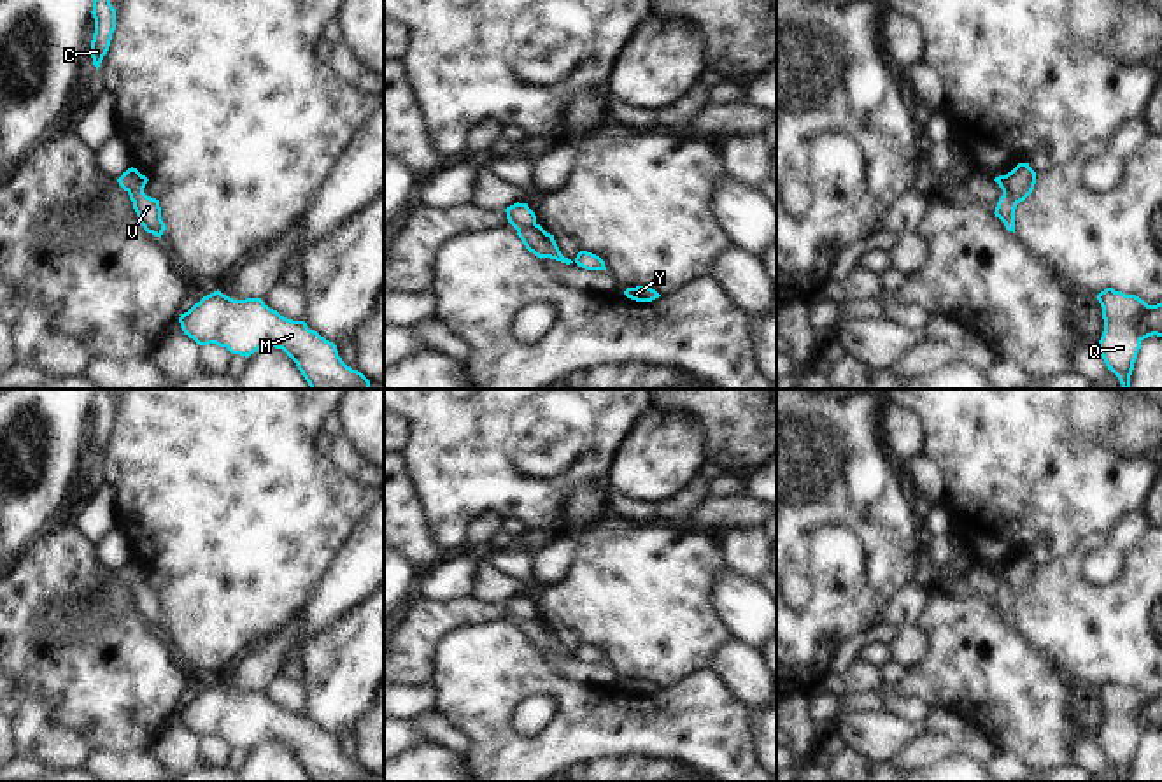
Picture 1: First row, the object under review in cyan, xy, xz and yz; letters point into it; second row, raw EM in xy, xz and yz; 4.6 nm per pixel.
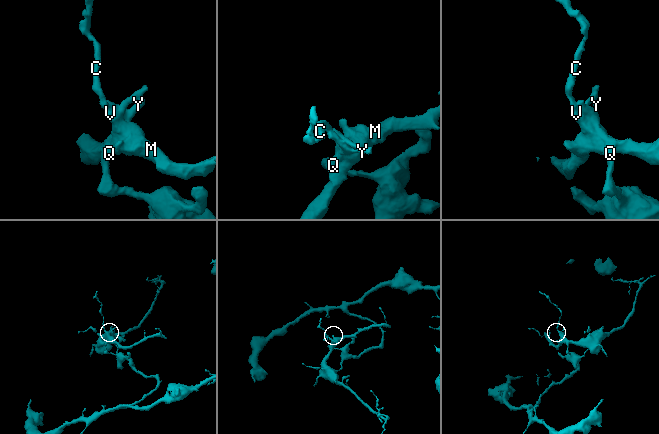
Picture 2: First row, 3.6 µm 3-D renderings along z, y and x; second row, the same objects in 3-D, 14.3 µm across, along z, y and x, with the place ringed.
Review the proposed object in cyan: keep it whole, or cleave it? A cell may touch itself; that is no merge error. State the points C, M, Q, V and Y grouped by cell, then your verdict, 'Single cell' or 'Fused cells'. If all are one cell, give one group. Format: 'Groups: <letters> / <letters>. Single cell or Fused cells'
Groups: C M V / Q Y. Fused cells.

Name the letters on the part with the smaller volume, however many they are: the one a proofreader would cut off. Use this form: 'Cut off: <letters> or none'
Cut off: C, M, V

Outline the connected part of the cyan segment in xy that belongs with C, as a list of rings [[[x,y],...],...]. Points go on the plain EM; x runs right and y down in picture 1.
[[[95,389],[91,407],[95,410],[91,451],[93,458],[98,463],[103,449],[109,444],[112,426],[116,423],[116,402],[110,396],[110,389]]]

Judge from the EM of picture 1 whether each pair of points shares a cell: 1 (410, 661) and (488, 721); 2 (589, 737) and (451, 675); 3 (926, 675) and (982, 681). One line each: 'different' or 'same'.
1: different
2: same
3: same

